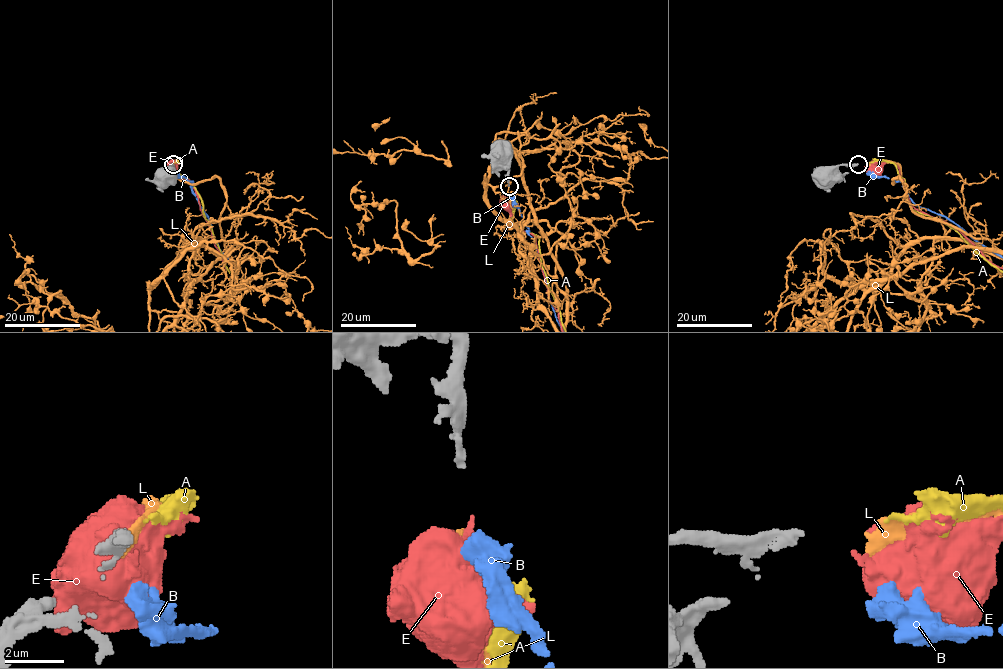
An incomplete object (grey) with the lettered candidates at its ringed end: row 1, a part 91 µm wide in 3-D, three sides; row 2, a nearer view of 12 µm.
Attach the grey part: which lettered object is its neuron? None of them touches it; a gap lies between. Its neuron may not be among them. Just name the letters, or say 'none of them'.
L

